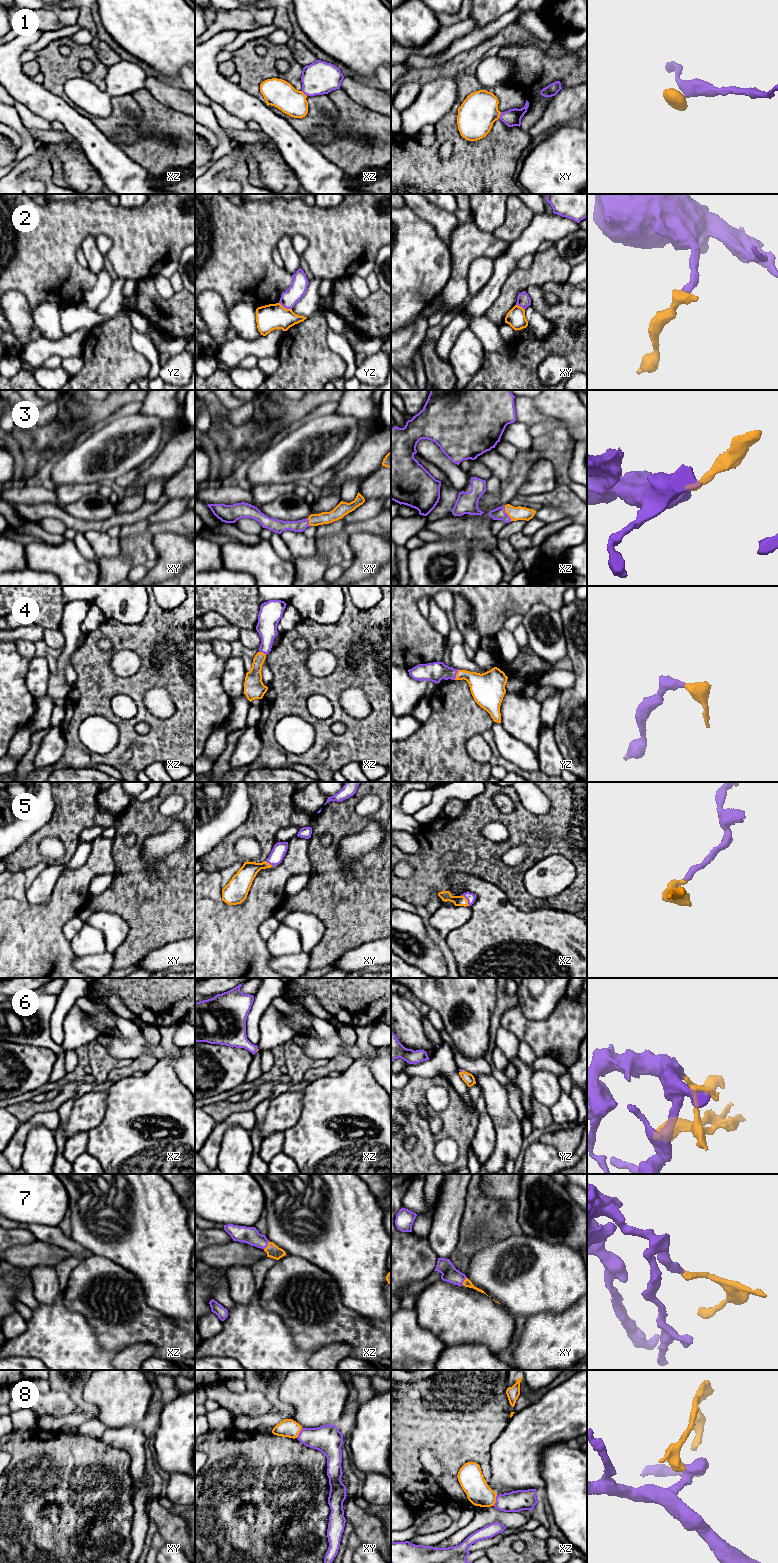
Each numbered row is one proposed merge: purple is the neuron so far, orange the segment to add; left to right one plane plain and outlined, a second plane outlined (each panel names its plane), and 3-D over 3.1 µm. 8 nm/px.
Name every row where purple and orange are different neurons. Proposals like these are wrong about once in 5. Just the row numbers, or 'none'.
2, 8

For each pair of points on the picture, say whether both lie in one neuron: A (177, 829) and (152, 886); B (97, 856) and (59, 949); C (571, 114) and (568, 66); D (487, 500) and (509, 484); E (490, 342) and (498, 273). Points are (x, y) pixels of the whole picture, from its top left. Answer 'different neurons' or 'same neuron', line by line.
A: different neurons
B: same neuron
C: different neurons
D: same neuron
E: different neurons

